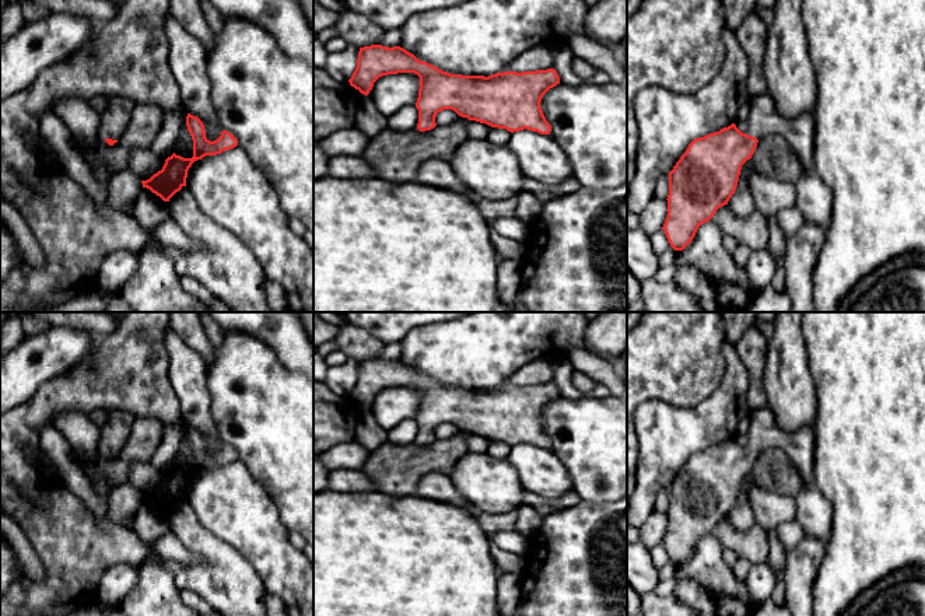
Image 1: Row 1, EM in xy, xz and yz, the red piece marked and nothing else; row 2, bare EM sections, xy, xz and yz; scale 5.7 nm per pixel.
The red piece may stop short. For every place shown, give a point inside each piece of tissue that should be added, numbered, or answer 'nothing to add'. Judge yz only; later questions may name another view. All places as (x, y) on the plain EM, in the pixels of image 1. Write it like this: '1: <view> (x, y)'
1: yz (764, 433)

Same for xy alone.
1: xy (116, 430)

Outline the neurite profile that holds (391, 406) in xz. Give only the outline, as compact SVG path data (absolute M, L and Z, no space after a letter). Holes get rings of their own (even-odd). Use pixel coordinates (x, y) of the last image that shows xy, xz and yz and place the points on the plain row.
M397 386L379 391L368 410L386 431L407 419L416 419L420 391L414 386Z

